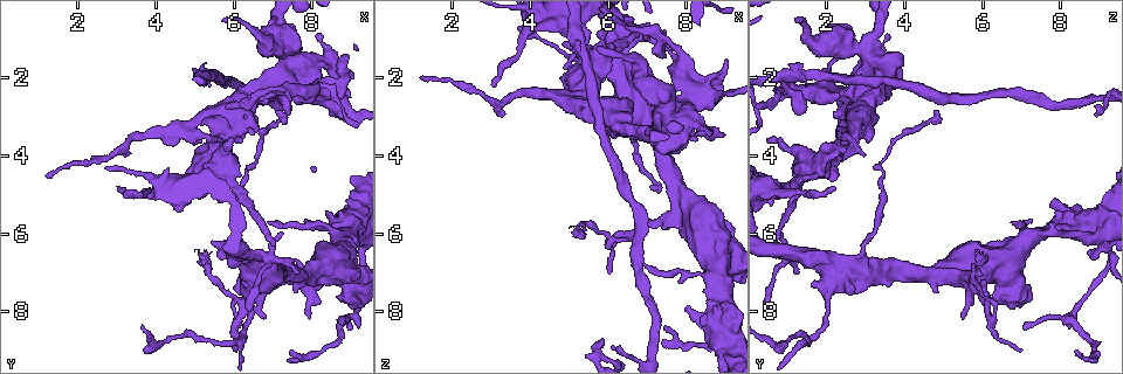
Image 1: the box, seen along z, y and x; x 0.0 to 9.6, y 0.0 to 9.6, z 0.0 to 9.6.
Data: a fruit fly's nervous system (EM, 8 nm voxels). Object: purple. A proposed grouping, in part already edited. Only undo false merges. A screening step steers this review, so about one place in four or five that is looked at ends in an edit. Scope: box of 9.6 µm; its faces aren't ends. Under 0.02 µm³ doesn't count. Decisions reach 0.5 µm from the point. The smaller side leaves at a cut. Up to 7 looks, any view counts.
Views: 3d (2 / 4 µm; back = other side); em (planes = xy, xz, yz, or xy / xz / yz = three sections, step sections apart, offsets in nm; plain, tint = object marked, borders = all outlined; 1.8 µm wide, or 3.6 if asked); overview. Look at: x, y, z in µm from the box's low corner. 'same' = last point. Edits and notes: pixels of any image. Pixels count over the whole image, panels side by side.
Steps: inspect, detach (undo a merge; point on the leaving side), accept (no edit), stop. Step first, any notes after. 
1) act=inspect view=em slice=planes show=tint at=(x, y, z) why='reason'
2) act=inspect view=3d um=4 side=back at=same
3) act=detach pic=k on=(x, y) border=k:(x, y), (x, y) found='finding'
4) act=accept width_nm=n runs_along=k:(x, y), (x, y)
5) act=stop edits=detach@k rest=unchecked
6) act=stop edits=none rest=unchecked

act=inspect view=3d um=2 at=(6.30, 5.25, 1.05)

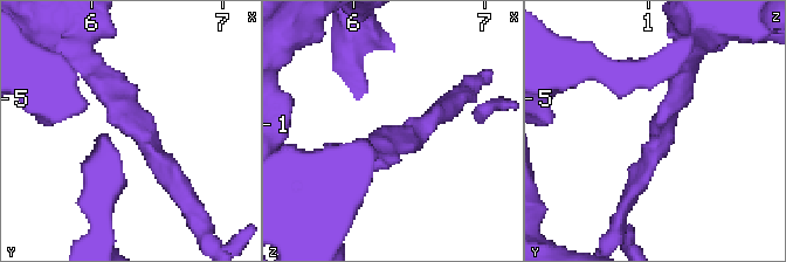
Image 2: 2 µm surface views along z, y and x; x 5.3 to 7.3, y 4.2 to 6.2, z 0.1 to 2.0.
act=inspect view=em slice=planes show=tint at=(6.38, 5.30, 1.08) why='now the EM'

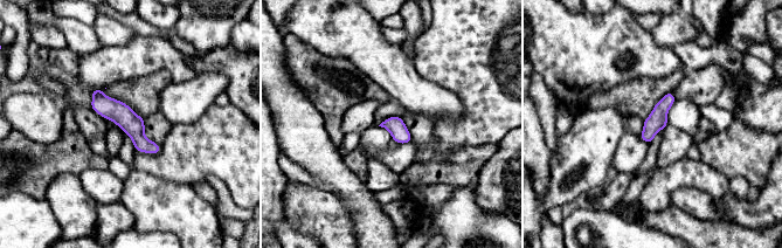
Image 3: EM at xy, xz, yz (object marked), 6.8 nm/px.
act=accept found='continuous, no second neuron'

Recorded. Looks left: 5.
act=inspect view=em um=3.6 slice=planes show=plain at=(6.70, 7.05, 2.40) why='thick turns thin'

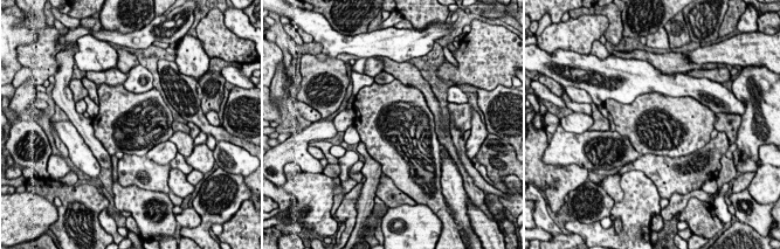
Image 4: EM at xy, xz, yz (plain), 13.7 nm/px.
act=inspect view=em um=3.6 slice=planes show=tint at=same why='with the object marked'

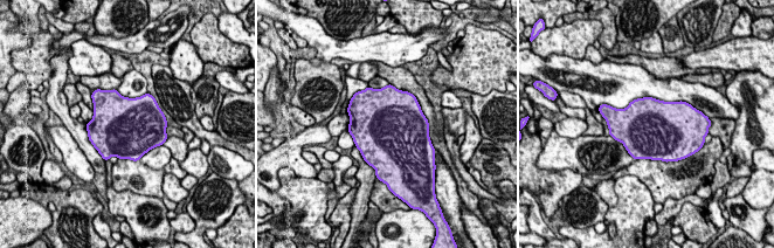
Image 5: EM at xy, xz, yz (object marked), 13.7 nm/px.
act=accept found='all the same neuron'

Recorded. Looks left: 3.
act=inspect view=em um=3.6 slice=xz step=4 show=tint at=(8.90, 5.75, 8.15) why='abrupt turn'

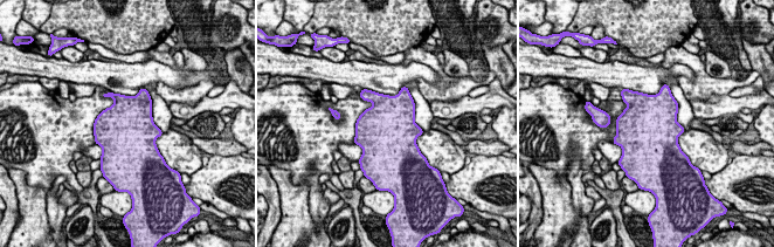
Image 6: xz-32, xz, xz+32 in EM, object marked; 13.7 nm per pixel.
act=inspect view=em um=3.6 slice=planes show=borders at=same

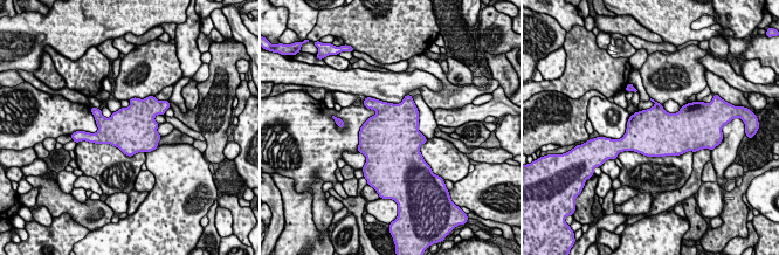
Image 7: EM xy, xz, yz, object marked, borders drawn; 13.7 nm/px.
act=accept found='continuous, no second neuron'

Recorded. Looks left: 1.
act=stop edits=none rest=unchecked

